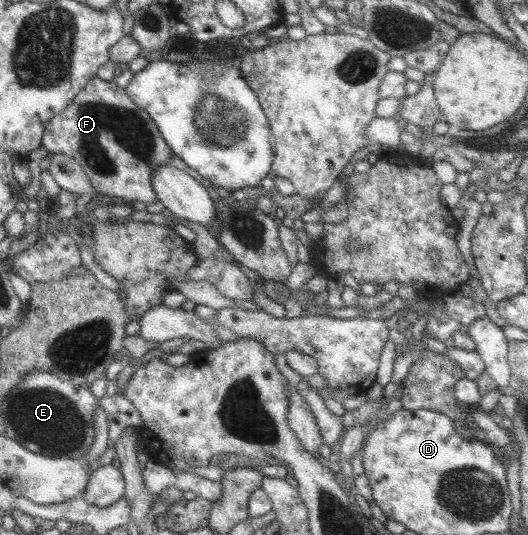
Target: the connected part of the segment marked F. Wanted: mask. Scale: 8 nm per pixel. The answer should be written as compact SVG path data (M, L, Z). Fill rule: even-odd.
M96 77L90 79L58 115L44 123L40 146L49 154L61 154L76 161L88 177L91 189L99 194L124 202L140 201L145 204L156 201L150 185L152 170L160 164L168 164L172 155L148 114L130 101L124 89L117 87L113 81L101 81Z

